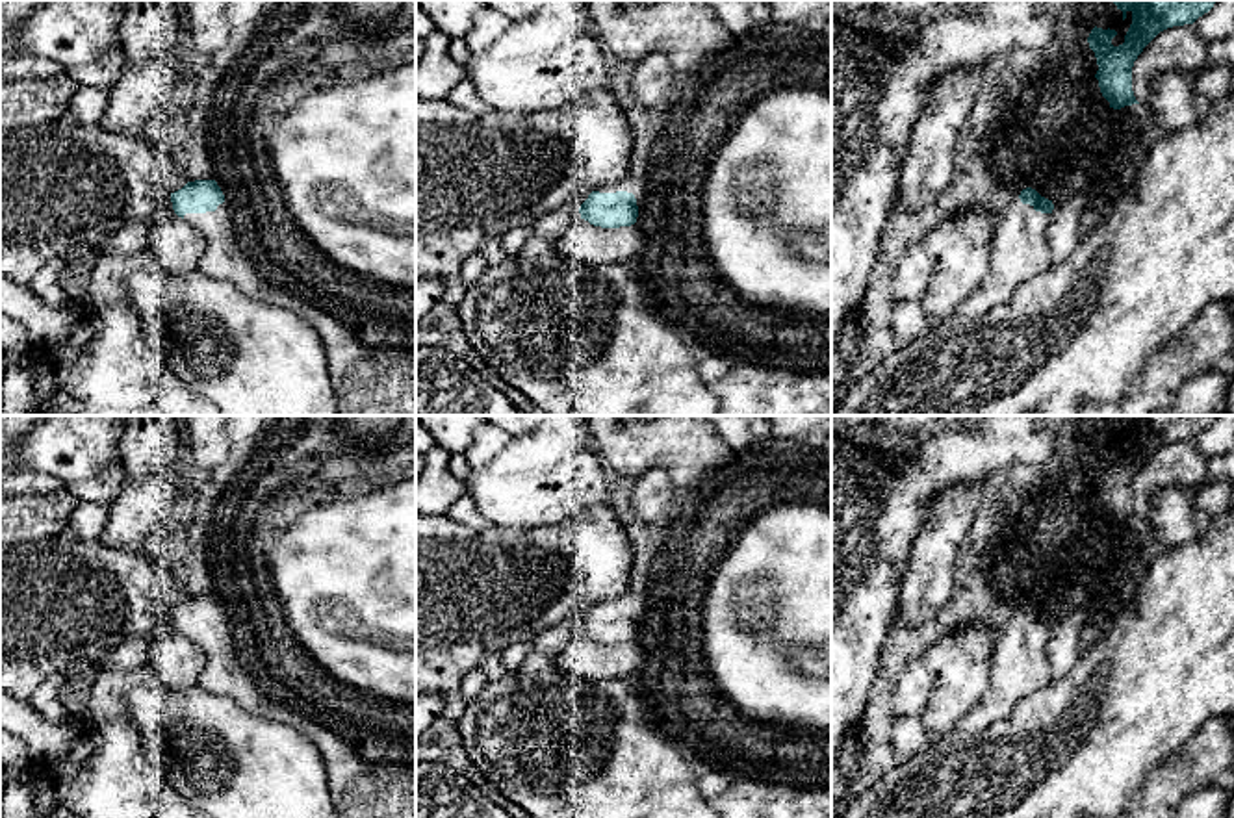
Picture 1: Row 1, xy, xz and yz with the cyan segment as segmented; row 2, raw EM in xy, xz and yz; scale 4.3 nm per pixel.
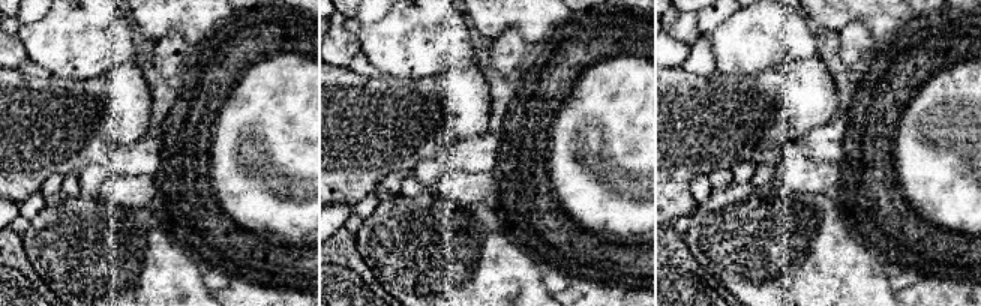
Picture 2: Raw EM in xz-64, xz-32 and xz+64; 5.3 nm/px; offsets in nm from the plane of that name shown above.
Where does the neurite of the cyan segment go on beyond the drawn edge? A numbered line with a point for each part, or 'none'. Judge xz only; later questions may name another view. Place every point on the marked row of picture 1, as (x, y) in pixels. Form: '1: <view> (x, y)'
1: xz (635, 186)

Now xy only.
1: xy (368, 379)

